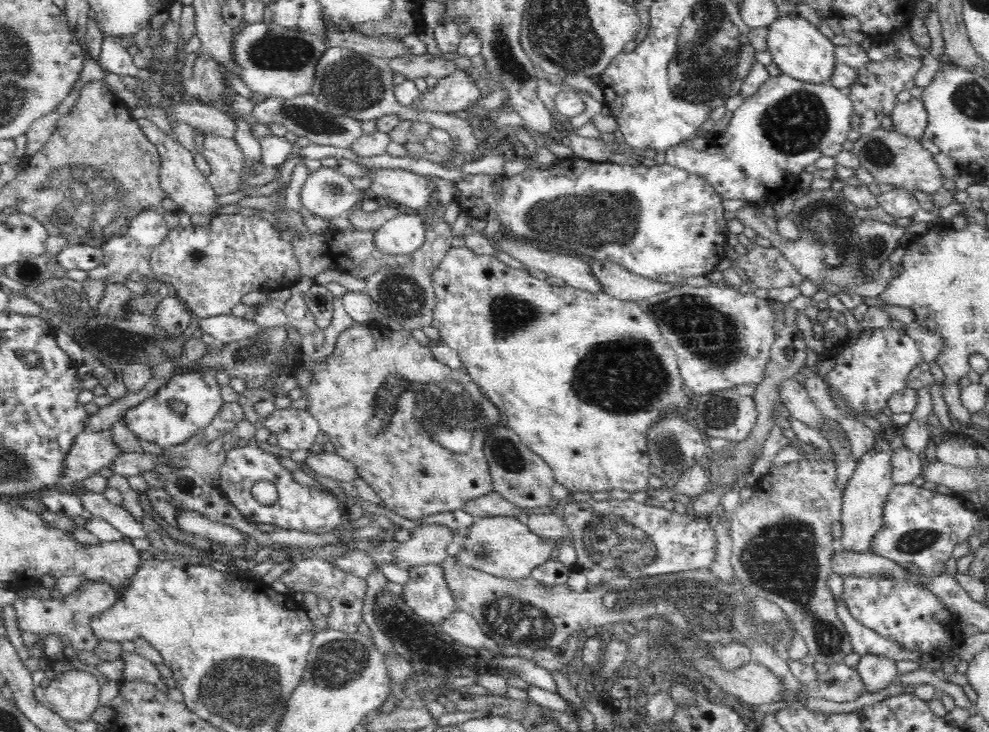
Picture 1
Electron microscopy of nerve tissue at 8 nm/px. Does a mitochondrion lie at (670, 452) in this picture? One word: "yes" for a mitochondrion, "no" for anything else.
yes

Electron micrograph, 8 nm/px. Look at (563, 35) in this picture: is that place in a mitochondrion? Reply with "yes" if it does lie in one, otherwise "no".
yes

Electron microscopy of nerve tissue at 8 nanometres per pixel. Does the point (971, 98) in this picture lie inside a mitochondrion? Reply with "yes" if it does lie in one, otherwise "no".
yes

